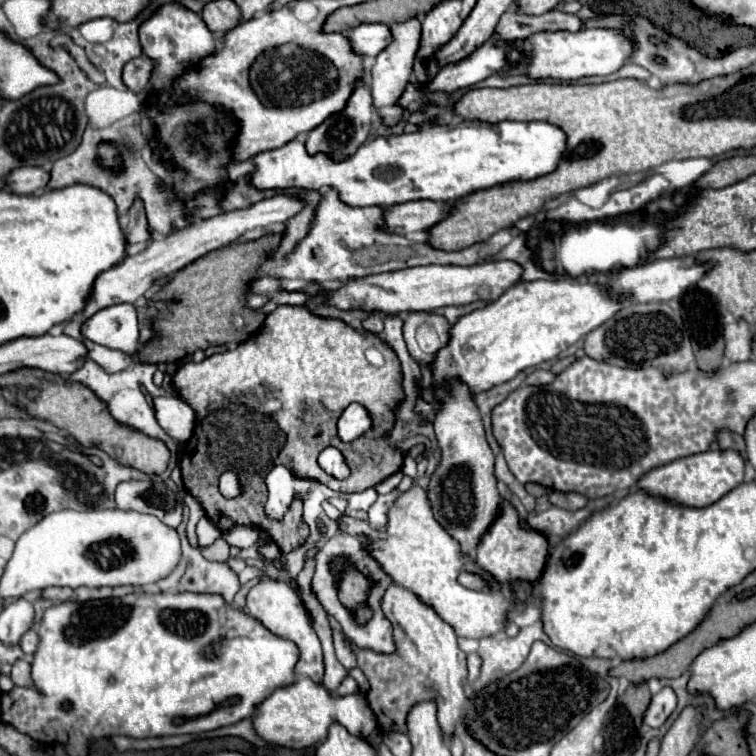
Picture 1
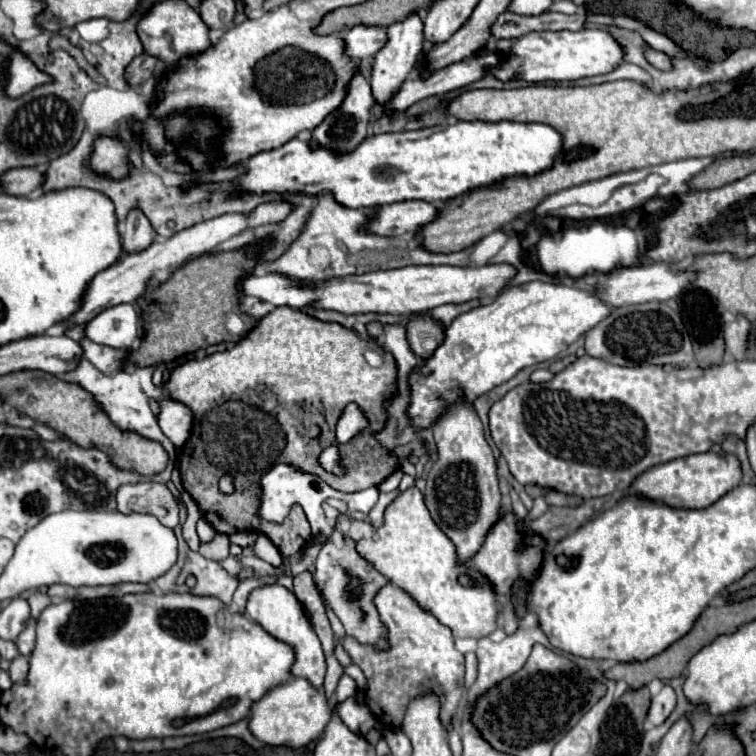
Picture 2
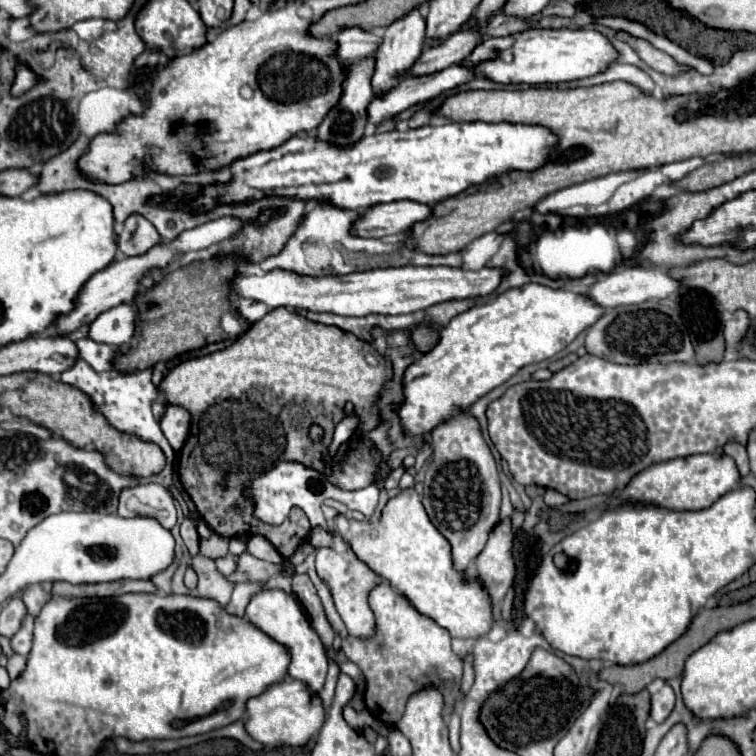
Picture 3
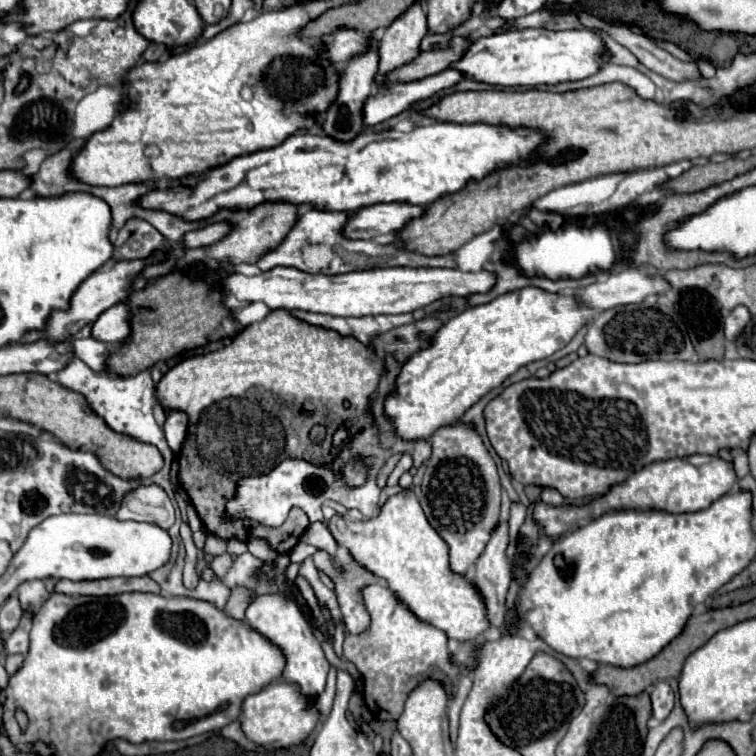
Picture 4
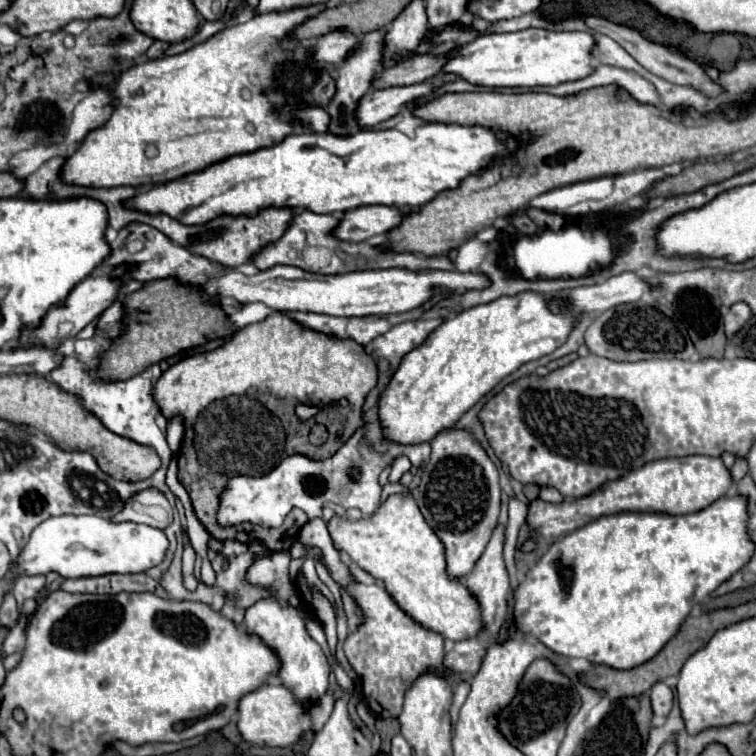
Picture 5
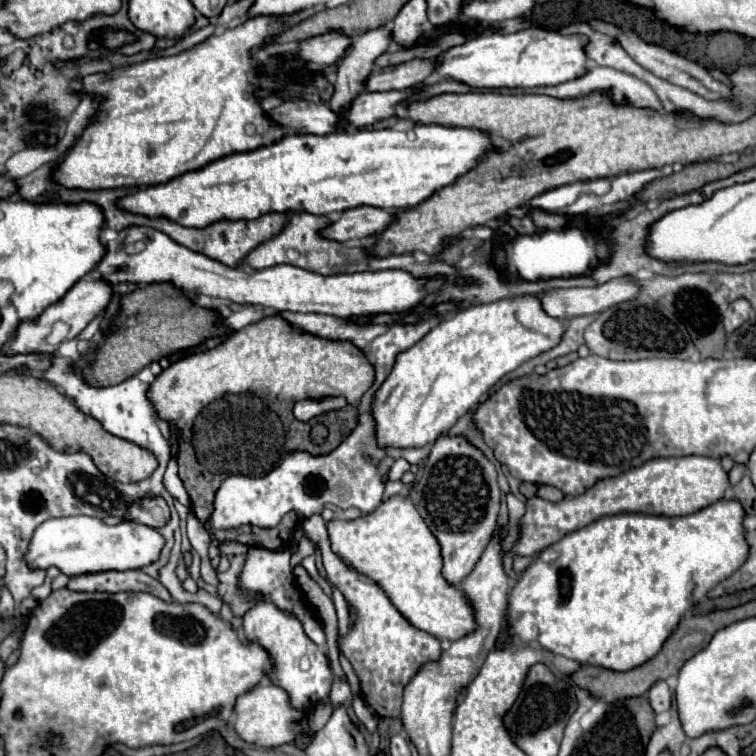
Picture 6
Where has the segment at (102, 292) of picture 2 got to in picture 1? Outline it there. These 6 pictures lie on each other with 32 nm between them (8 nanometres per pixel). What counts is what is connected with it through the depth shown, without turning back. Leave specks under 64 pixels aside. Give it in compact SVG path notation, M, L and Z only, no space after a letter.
M276 194L272 198L264 198L248 208L240 208L240 210L230 210L230 212L222 212L218 216L206 218L206 220L198 220L194 224L184 226L182 230L176 230L168 236L158 236L150 242L150 246L136 254L136 256L126 256L122 264L116 264L114 268L102 272L96 282L94 282L94 290L92 296L88 300L88 306L84 308L84 318L90 318L94 312L98 312L100 308L112 306L112 304L120 304L120 302L130 302L134 304L136 300L142 300L144 292L164 274L172 276L178 270L182 270L184 266L192 264L194 260L202 258L204 254L218 250L234 240L238 240L244 232L254 230L254 228L266 228L270 224L284 224L288 222L294 214L298 214L298 210L302 210L302 206L306 206L306 200L294 194Z

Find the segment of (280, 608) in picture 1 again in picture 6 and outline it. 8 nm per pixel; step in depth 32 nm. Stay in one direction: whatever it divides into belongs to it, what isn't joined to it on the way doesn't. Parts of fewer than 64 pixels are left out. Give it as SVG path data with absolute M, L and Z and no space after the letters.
M270 600L256 602L246 614L244 614L244 638L250 642L258 642L268 650L268 654L274 660L274 668L268 672L268 676L282 686L290 694L290 702L294 708L306 712L312 710L322 698L330 696L332 686L332 670L328 666L328 678L326 678L326 664L328 658L320 646L316 646L310 638L306 638L302 630L302 622L294 618L294 614L280 610Z

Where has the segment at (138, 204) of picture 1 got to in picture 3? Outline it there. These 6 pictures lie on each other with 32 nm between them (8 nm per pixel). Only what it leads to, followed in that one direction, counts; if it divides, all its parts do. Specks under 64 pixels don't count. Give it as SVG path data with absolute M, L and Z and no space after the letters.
M130 214L124 222L124 230L118 234L120 254L126 256L144 254L146 250L150 250L150 246L156 246L158 242L160 242L160 234L140 214Z

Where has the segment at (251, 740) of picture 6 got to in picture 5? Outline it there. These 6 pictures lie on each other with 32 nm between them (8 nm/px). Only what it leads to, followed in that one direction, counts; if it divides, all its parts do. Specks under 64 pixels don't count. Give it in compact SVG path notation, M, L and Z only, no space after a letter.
M280 682L274 684L264 684L262 688L258 688L256 692L246 694L240 700L238 706L238 730L240 734L256 744L256 746L292 746L296 744L304 732L312 730L312 718L308 708L304 708L302 702L298 702L292 694L290 688L286 688Z

